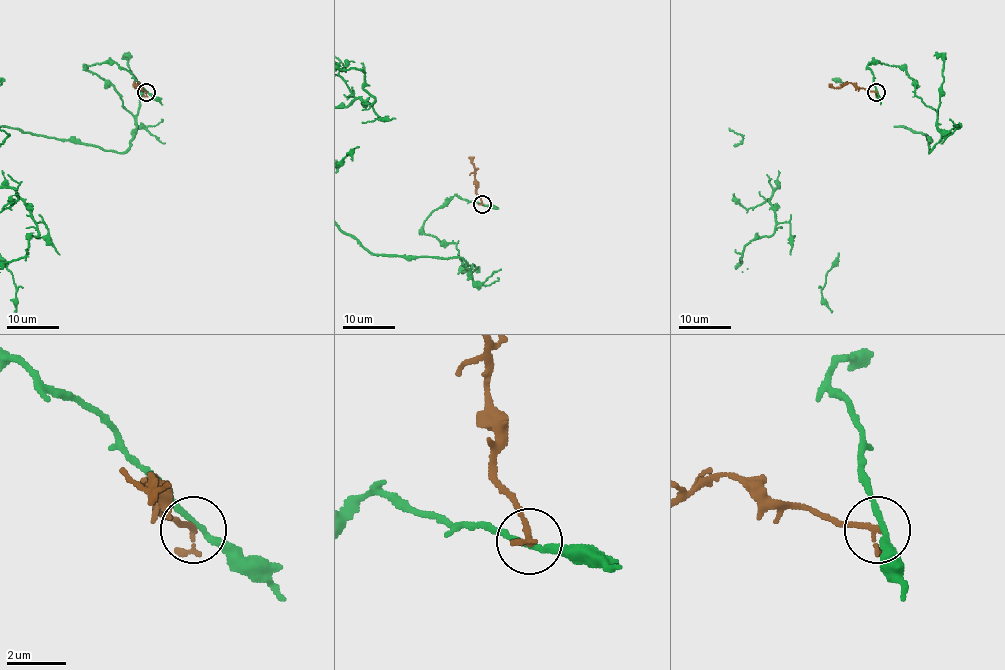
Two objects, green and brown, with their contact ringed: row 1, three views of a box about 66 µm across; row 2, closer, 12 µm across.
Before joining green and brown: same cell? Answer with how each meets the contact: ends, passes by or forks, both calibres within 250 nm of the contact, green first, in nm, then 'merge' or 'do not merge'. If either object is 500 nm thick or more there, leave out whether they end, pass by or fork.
green passes by; brown passes by; calibres 190 and 150 nm; do not merge

